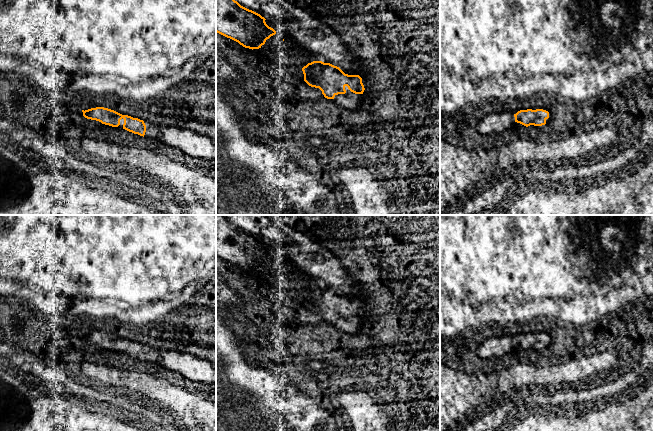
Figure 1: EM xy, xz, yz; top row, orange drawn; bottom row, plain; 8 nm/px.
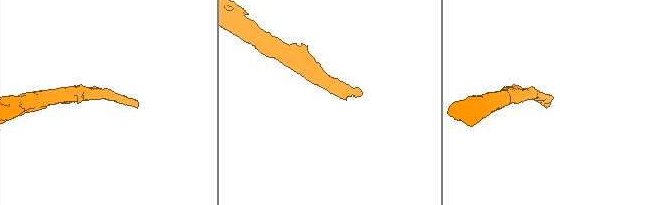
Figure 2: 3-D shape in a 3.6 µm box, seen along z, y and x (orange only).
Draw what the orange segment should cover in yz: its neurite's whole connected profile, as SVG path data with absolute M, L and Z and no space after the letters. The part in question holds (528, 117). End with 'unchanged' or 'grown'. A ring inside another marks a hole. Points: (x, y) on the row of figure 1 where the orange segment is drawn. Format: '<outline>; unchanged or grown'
M545 107L536 110L520 110L514 114L514 117L515 122L520 123L526 127L530 125L542 126L545 124L550 124L552 120L551 113Z; grown

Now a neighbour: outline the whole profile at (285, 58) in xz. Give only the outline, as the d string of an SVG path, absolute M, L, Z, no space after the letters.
M265 20L266 24L276 31L276 34L266 40L265 44L278 46L277 50L265 52L263 57L258 59L259 67L265 71L267 68L279 68L286 72L292 69L299 70L308 64L309 52L303 50L297 53L294 45L297 44L297 37L294 27L287 22L275 22Z

